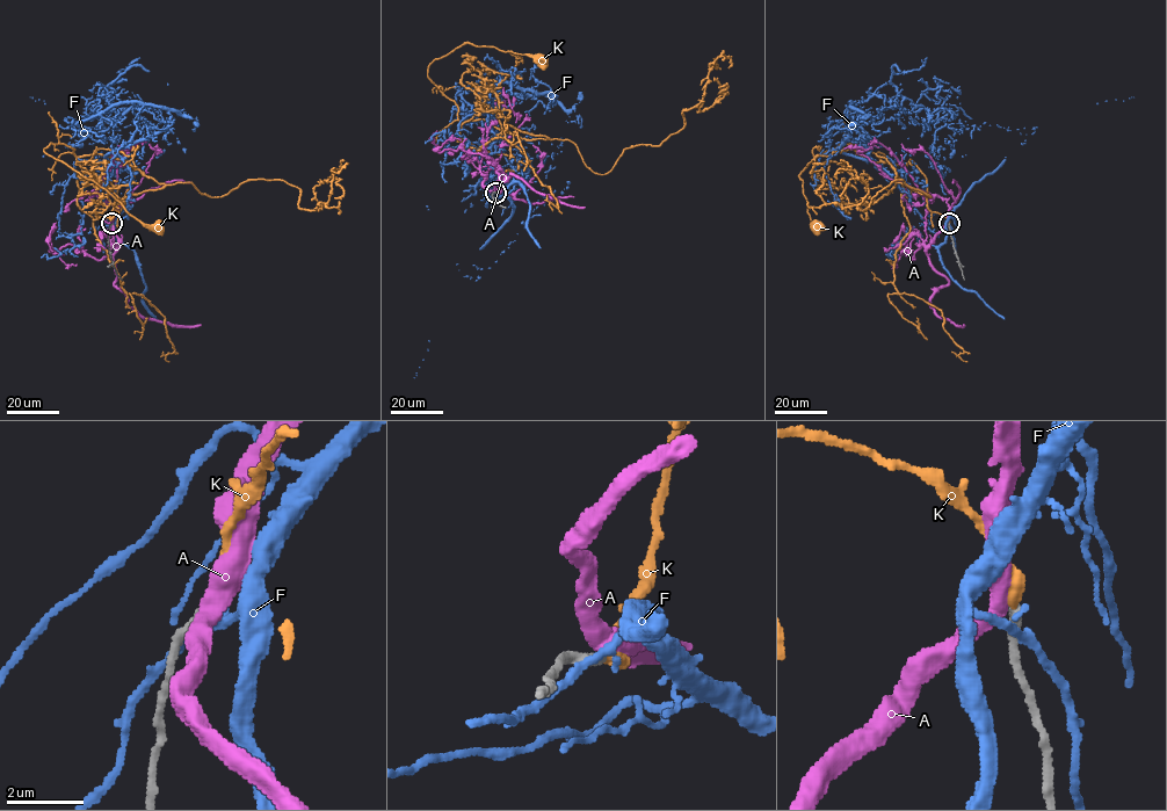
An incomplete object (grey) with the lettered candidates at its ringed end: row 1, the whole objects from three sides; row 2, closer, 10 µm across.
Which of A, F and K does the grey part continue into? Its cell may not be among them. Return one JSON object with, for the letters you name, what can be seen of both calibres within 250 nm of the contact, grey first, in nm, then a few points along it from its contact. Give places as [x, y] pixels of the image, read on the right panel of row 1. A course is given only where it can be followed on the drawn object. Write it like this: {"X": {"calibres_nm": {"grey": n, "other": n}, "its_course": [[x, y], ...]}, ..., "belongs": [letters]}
{"K": {"calibres_nm": {"grey": 300, "other": 380}, "its_course": [[949, 223], [928, 208], [927, 180], [911, 159], [883, 163], [840, 143], [798, 176], [813, 227]]}, "belongs": ["K"]}

